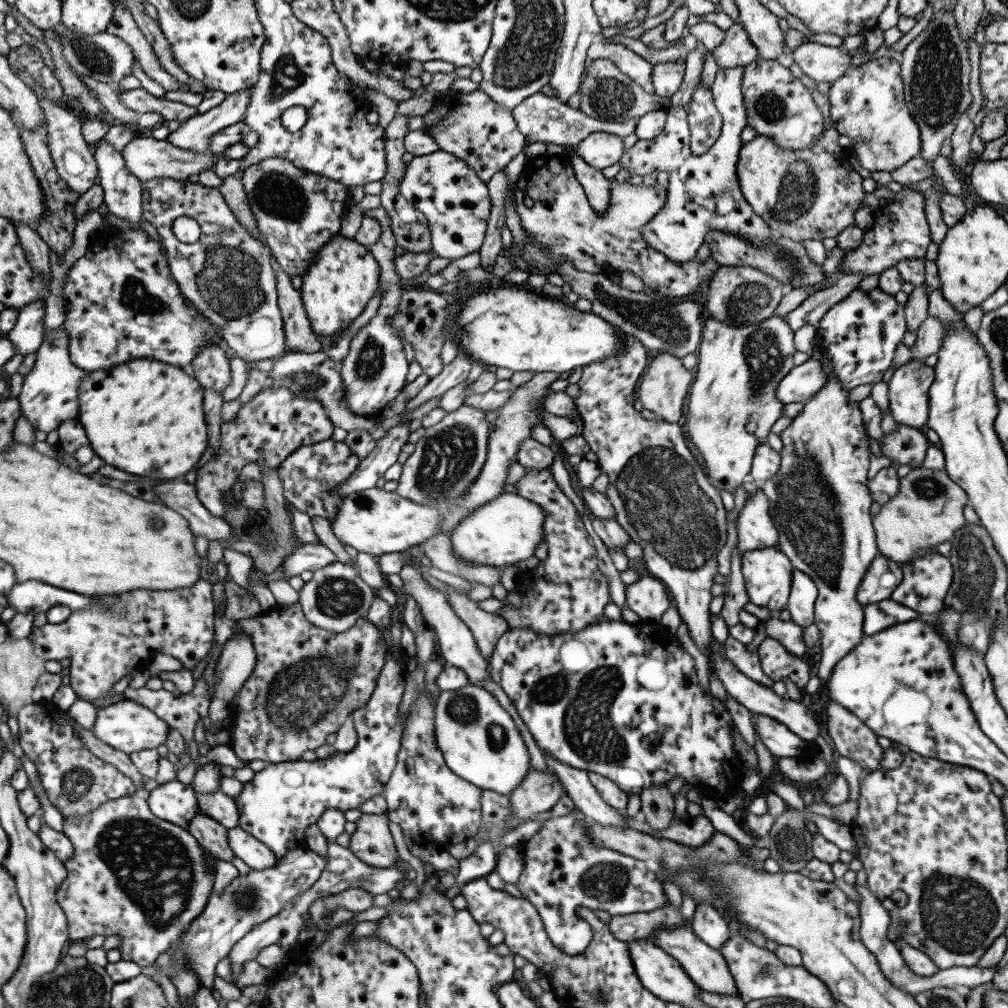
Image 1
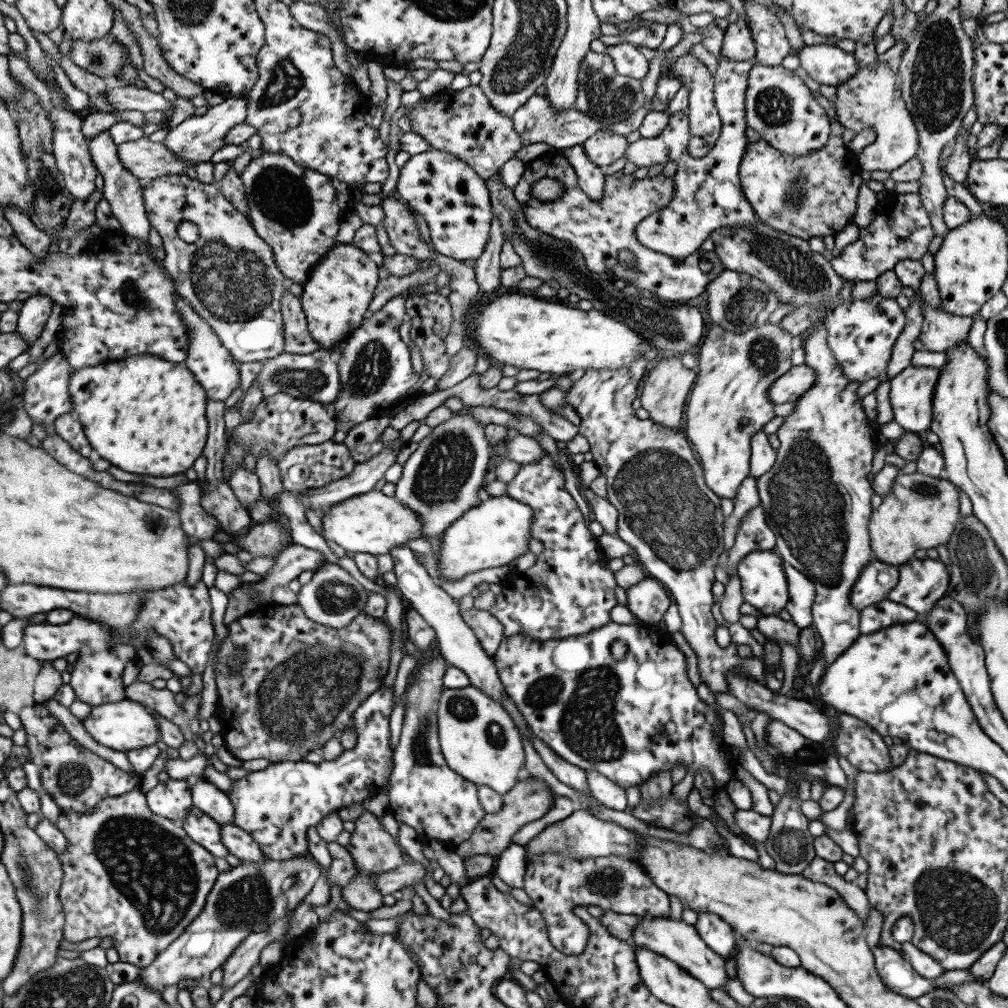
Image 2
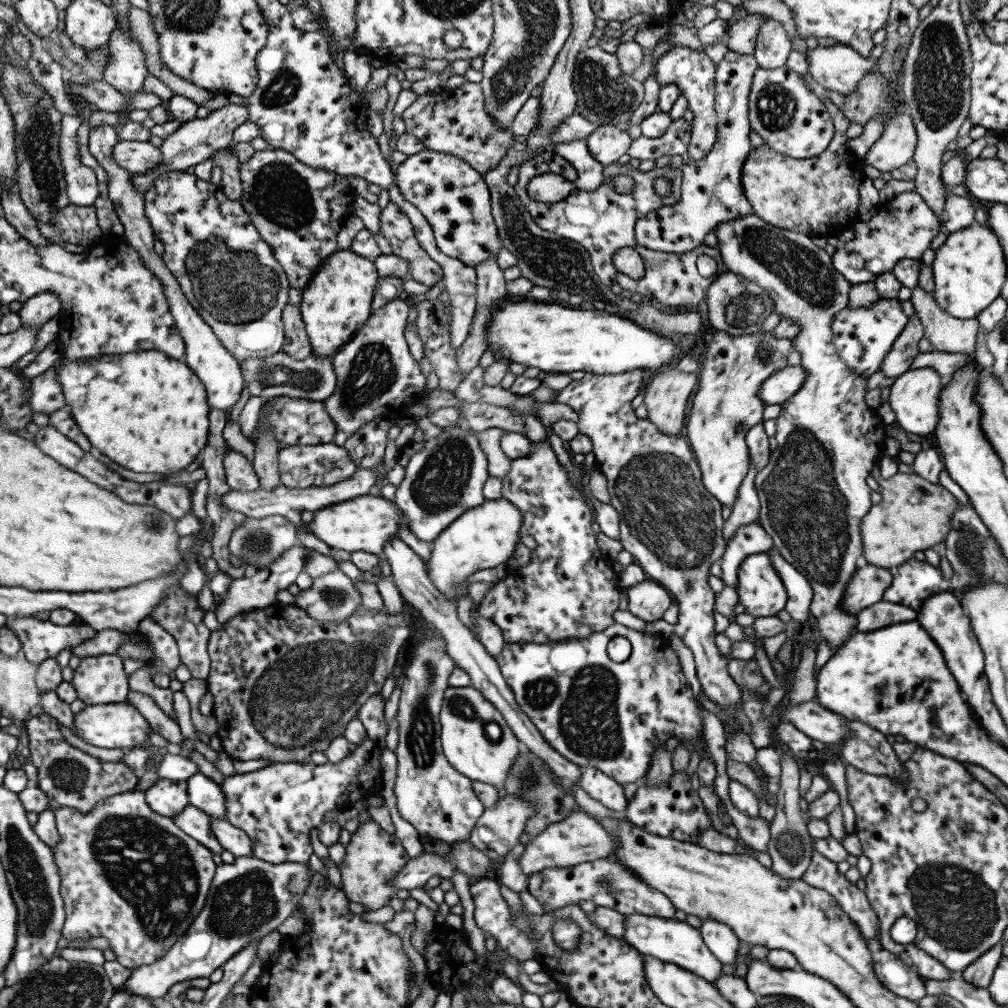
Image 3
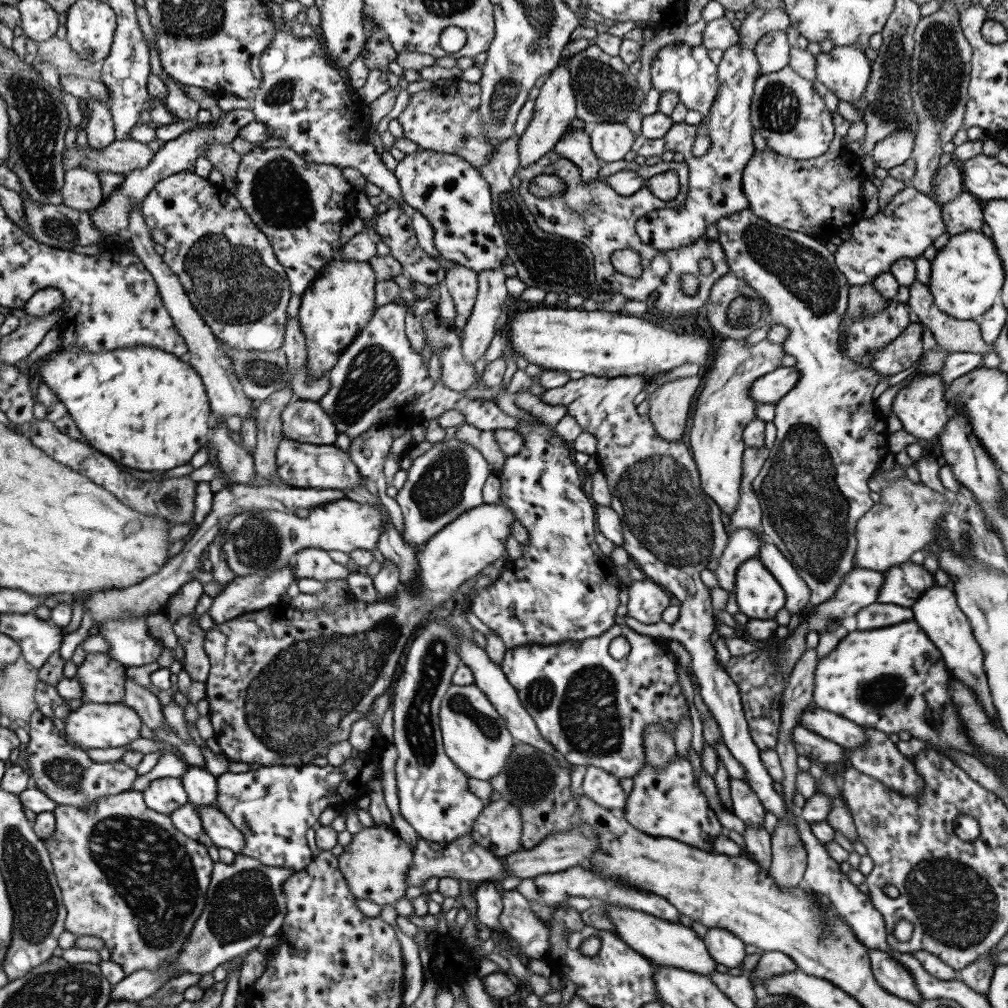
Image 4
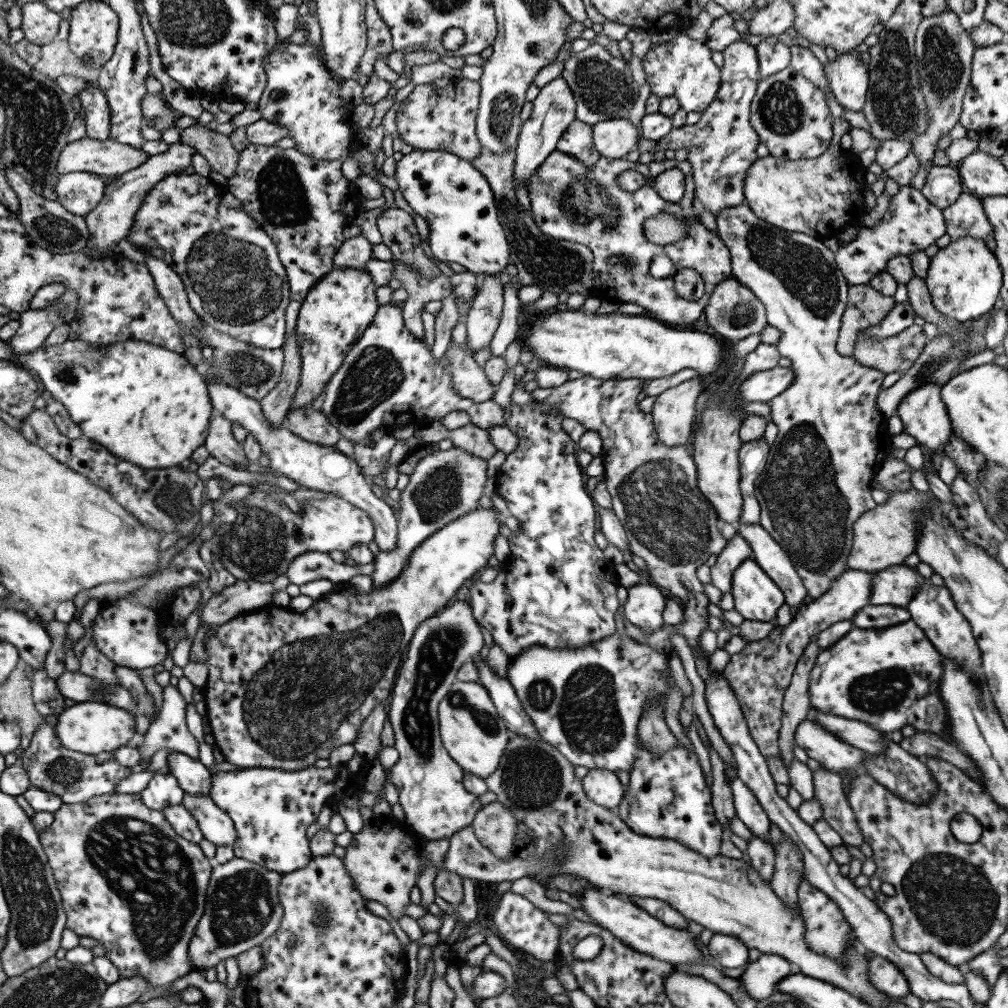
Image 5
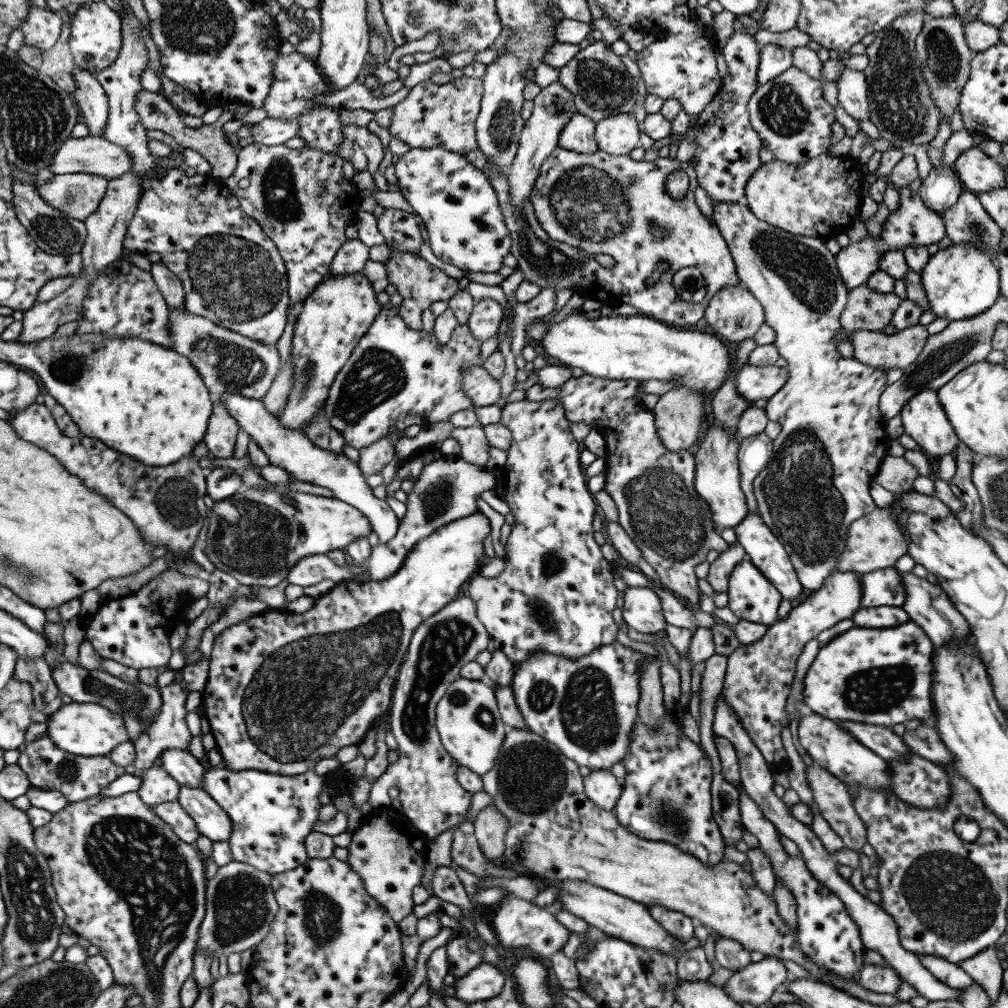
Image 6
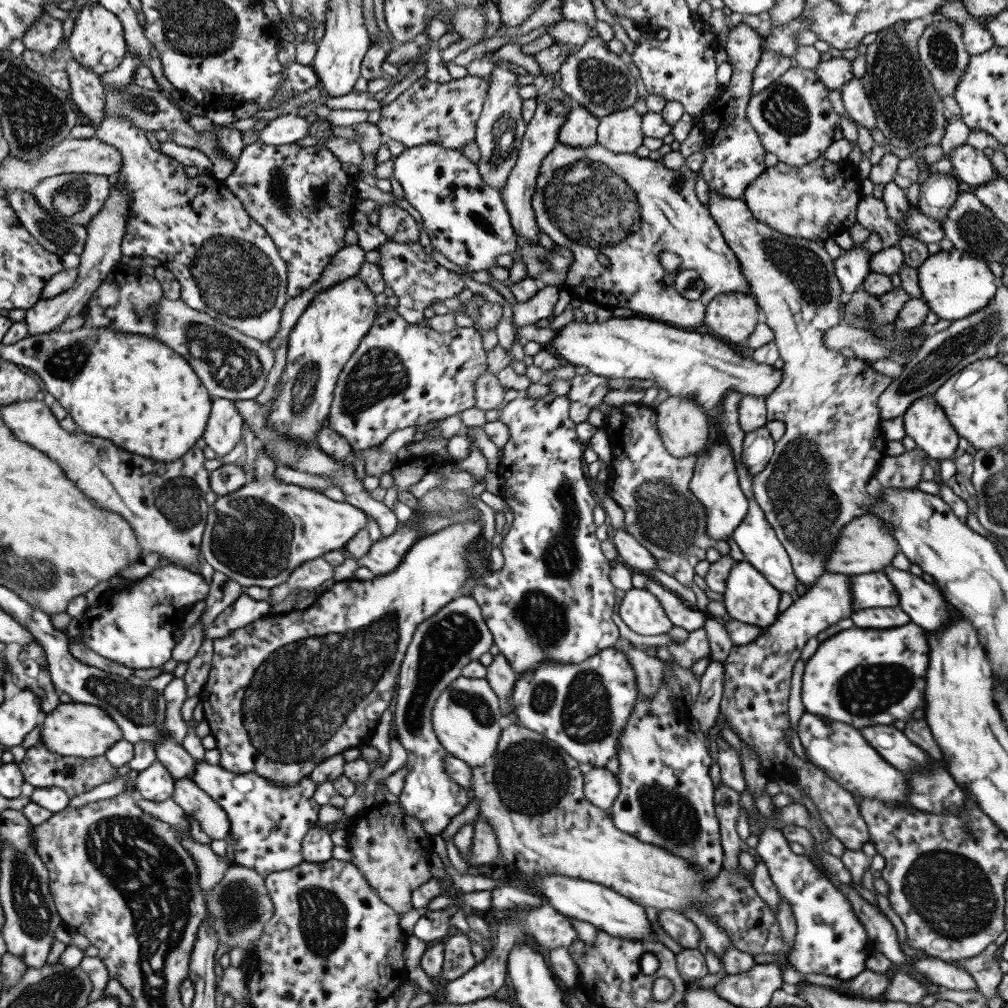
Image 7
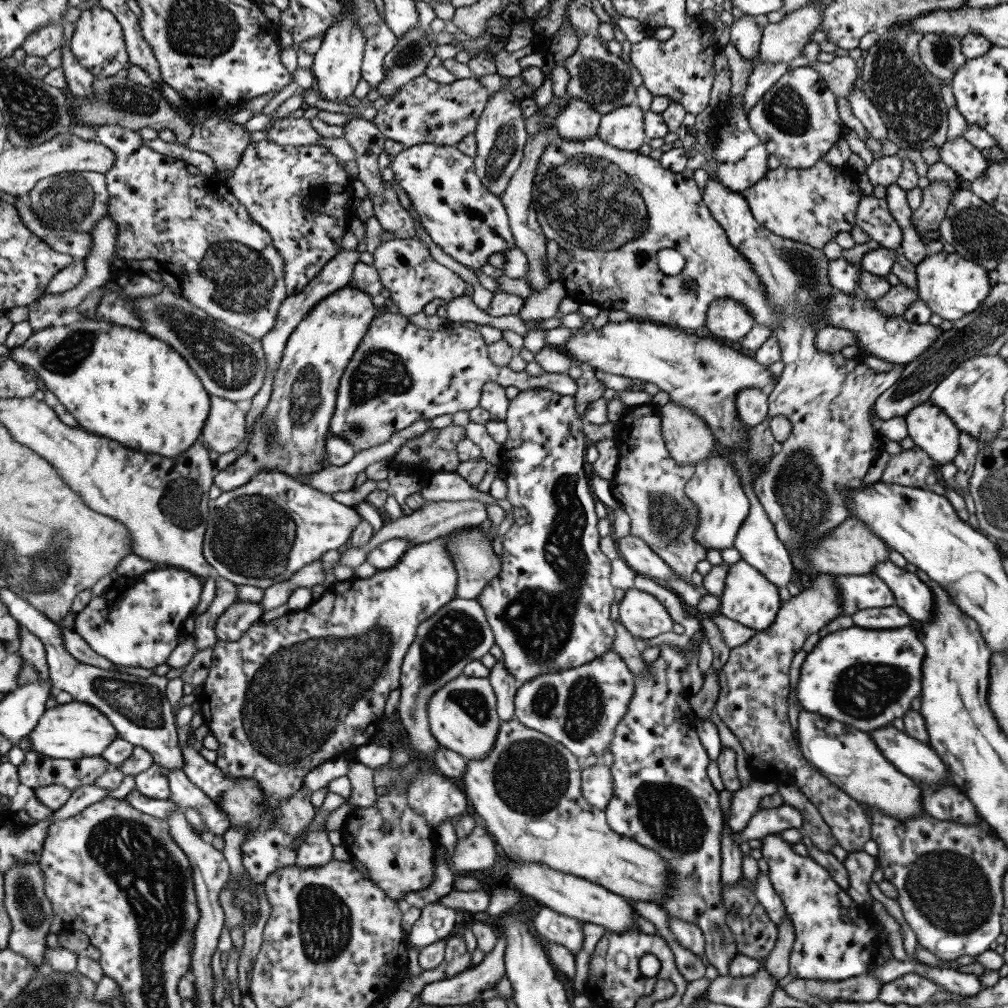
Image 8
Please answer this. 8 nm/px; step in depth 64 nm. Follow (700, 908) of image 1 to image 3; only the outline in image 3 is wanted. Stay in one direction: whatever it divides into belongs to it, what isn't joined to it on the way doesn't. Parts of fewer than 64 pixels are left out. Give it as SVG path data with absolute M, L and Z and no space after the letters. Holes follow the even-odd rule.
M701 919L698 930L703 944L719 962L736 966L737 948L741 941L728 926L715 920Z

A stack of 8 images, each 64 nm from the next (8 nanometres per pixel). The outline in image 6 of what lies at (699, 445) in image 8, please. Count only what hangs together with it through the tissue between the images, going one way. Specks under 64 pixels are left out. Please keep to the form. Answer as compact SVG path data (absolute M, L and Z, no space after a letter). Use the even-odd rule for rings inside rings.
M675 386L659 396L657 404L649 412L653 413L654 427L659 440L669 452L692 452L697 447L699 439L703 436L703 424L708 413L706 404L697 392L689 390L687 386Z

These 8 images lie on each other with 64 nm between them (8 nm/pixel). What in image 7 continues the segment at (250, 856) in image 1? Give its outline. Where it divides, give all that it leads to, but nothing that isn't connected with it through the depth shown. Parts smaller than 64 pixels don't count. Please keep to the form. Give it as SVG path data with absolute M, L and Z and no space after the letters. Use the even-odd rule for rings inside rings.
M172 778L172 782L170 799L178 804L186 816L190 815L198 821L201 831L210 839L224 840L230 833L230 824L219 804L187 778Z

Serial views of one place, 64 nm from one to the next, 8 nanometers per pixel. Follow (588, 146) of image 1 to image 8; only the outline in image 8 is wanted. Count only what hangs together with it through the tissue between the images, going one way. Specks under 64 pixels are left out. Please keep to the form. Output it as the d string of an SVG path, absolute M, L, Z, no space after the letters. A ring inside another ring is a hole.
M636 102L619 106L601 115L596 136L616 149L637 151L647 141L643 116Z

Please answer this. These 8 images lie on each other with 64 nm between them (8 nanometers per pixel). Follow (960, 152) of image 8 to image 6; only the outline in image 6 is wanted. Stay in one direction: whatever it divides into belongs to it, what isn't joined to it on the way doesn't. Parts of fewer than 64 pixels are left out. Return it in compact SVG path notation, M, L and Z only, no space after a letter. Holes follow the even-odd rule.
M979 147L963 150L955 159L953 171L964 190L977 194L997 187L1007 187L1001 163L985 155Z

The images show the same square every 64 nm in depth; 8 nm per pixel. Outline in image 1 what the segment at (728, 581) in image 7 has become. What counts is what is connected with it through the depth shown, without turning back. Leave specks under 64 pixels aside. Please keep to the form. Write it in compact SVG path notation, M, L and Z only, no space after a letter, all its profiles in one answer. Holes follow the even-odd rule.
M777 547L743 553L741 574L749 602L771 612L783 609L791 588L791 569Z

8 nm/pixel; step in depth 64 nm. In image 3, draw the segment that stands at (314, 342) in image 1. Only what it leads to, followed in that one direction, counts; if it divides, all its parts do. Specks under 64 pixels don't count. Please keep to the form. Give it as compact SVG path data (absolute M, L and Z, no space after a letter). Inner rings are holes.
M286 303L282 313L282 326L286 342L280 351L289 354L293 360L303 360L310 356L311 346L304 332L303 320L300 318L297 305L292 306Z

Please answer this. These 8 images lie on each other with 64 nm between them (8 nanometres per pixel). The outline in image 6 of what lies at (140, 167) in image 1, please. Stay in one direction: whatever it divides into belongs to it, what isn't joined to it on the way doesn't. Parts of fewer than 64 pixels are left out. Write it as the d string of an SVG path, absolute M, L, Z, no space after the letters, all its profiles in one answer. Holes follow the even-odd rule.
M89 135L64 140L49 164L49 172L53 175L87 173L109 180L127 172L131 158L121 146L100 136Z

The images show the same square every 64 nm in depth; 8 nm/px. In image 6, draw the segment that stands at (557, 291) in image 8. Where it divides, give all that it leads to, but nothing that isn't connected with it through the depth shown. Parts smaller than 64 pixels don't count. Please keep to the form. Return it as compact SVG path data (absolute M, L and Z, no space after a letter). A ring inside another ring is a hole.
M542 288L528 302L516 302L513 298L510 300L514 302L510 307L513 319L510 348L511 353L515 356L521 354L522 349L527 344L526 327L535 322L545 321L554 314L553 307L555 306L556 292L552 288Z

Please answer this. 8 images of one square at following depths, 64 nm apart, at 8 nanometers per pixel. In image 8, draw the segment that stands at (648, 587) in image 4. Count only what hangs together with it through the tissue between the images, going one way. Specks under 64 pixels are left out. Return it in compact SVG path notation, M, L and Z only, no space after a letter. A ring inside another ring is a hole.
M635 588L624 592L618 603L618 619L638 642L671 632L673 617L660 603L657 594L649 595Z

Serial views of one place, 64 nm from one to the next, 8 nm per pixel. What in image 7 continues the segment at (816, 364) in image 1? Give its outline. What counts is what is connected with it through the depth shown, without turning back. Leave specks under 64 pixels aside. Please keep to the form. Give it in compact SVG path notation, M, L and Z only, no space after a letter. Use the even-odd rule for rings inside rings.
M581 316L568 322L558 330L556 338L547 343L545 348L565 362L577 366L586 366L589 373L612 378L638 378L639 380L654 380L655 386L663 388L668 396L681 396L680 398L693 402L706 415L713 426L719 424L724 412L725 392L733 390L740 395L749 394L766 397L781 383L781 370L772 365L757 364L749 356L743 356L732 351L726 342L704 332L696 333L691 330L681 330L657 321L632 316L629 319L609 317L603 322L594 321L587 324Z

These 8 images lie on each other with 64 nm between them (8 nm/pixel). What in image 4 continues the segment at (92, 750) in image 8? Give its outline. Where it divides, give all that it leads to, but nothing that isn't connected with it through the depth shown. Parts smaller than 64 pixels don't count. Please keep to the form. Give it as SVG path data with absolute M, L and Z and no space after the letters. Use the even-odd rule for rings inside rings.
M121 702L113 704L81 703L75 710L70 710L65 717L63 738L71 747L79 746L79 749L105 749L128 747L131 740L140 737L142 722L127 705Z

